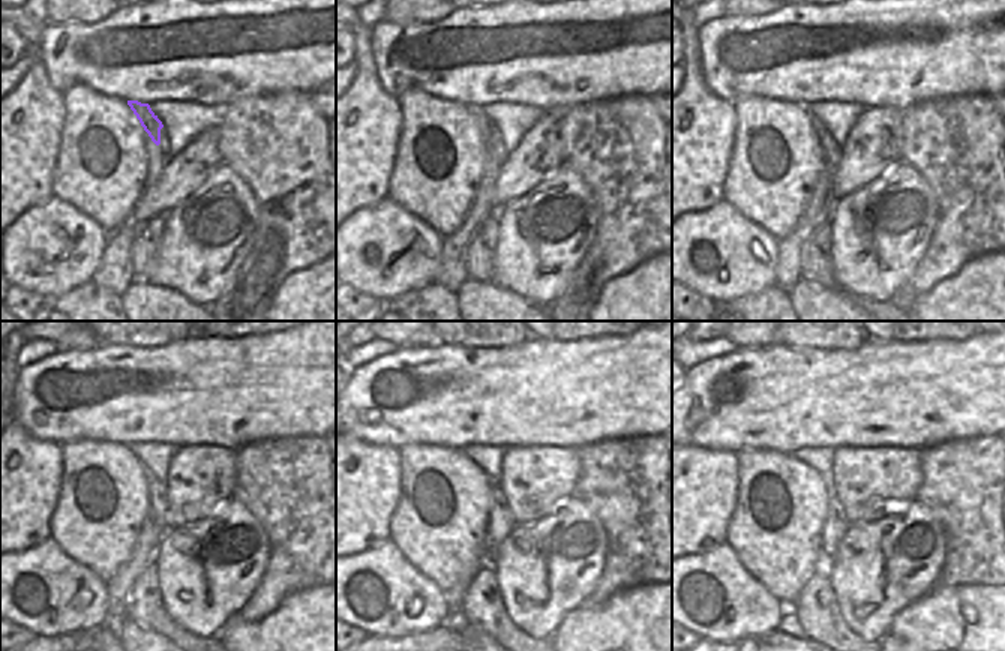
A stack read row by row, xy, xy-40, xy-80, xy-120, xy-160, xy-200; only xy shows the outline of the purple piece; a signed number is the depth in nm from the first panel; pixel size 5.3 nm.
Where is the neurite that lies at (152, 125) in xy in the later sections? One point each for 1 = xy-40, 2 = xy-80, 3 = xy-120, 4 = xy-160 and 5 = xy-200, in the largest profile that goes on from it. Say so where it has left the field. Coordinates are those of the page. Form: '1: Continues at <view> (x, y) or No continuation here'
1: Continues at xy-40 (486, 129)
2: Continues at xy-80 (831, 155)
3: Continues at xy-120 (158, 501)
4: Continues at xy-160 (500, 522)
5: Continues at xy-200 (836, 525)

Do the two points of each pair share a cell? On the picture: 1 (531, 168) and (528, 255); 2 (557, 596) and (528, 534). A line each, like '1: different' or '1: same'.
1: different
2: same

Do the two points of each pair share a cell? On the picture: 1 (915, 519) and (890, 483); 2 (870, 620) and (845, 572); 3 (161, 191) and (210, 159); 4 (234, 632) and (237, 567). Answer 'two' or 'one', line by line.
1: two
2: one
3: one
4: two

